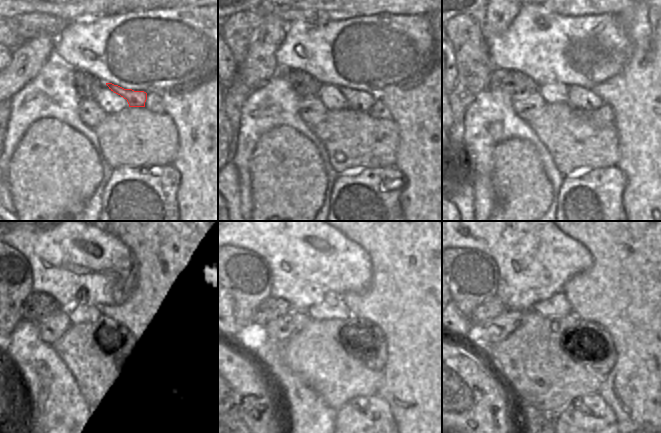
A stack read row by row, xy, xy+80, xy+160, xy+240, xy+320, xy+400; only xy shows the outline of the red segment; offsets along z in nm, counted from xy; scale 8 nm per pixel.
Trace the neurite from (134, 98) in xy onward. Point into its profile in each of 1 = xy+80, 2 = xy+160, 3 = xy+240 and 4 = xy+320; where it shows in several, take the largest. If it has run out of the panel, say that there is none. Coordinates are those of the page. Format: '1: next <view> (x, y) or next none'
1: next xy+80 (358, 100)
2: next xy+160 (580, 98)
3: next xy+240 (126, 326)
4: next xy+320 (366, 339)

